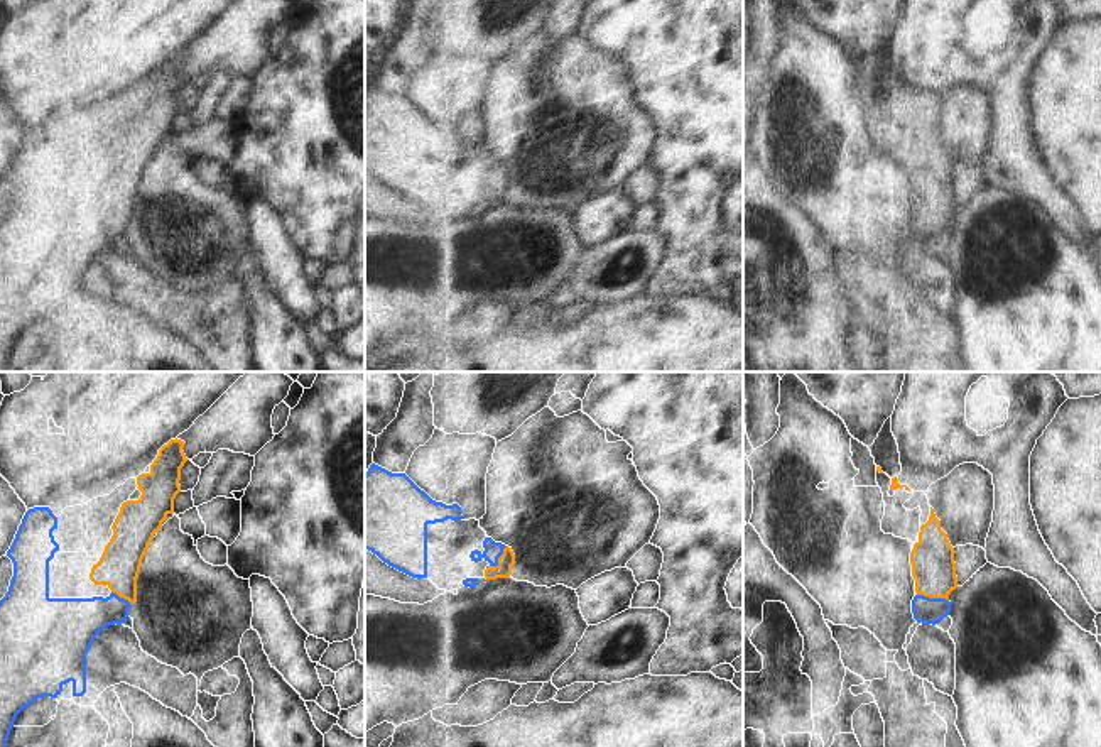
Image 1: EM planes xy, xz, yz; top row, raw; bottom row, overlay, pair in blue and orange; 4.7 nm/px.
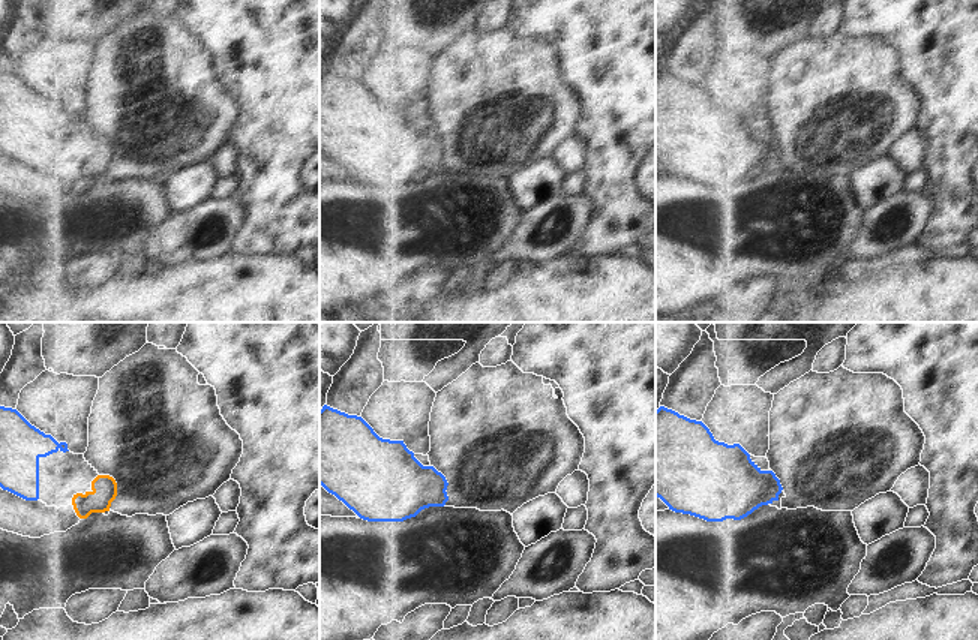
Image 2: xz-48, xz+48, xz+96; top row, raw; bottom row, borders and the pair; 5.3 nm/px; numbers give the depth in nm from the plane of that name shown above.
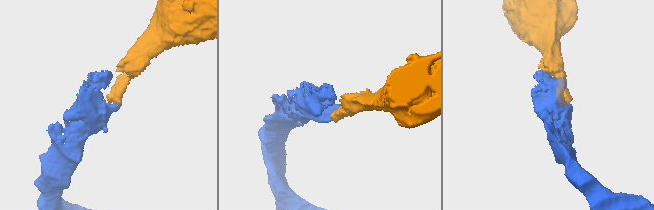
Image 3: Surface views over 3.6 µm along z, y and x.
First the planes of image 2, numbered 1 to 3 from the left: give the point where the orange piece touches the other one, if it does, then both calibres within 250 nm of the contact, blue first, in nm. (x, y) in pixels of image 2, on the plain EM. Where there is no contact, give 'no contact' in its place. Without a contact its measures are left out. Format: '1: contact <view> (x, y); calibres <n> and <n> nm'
1: no contact
2: no contact
3: no contact

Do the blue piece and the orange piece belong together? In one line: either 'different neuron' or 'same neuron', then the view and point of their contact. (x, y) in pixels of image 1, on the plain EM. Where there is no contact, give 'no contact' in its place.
same neuron | yz (932, 220)

